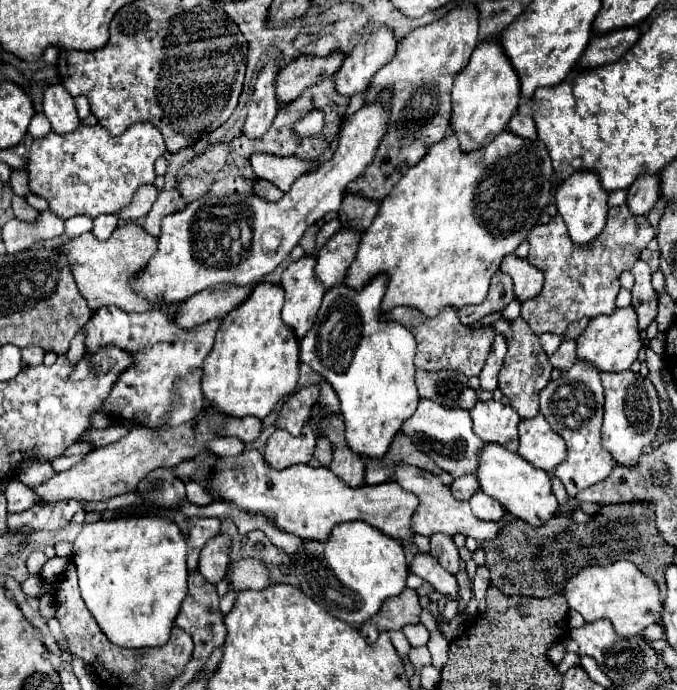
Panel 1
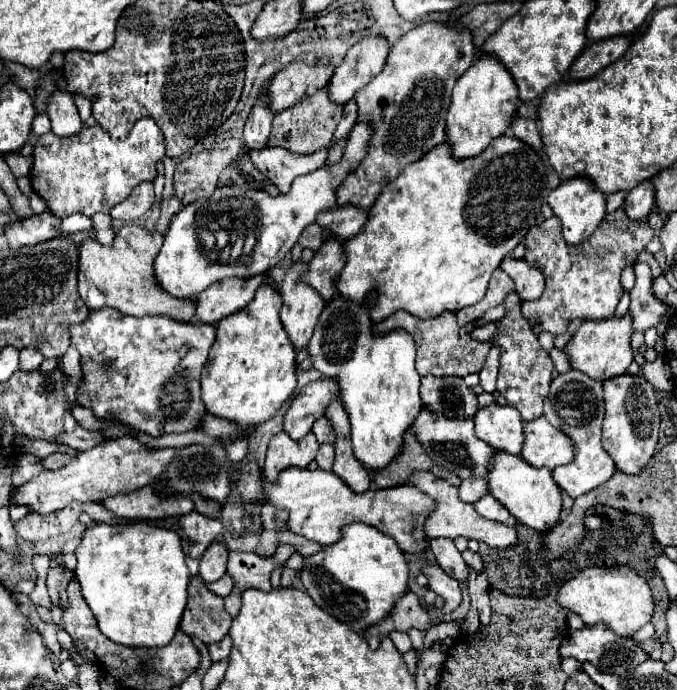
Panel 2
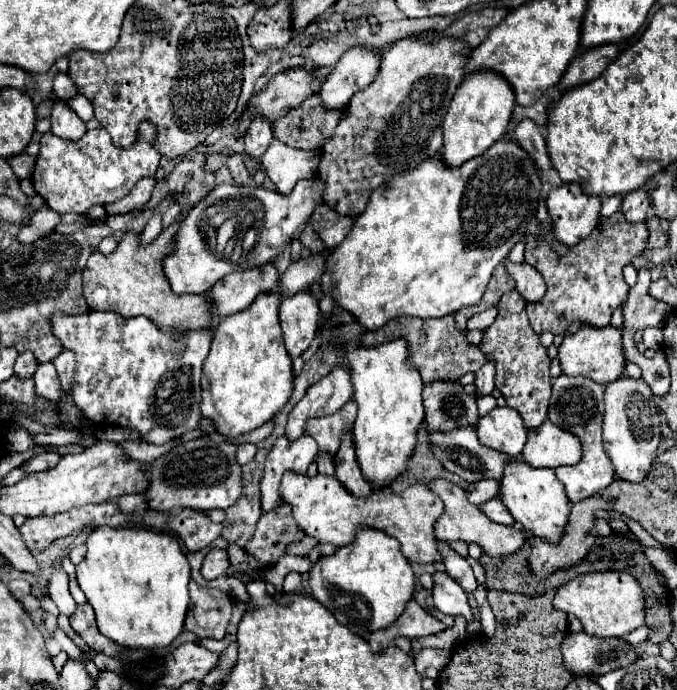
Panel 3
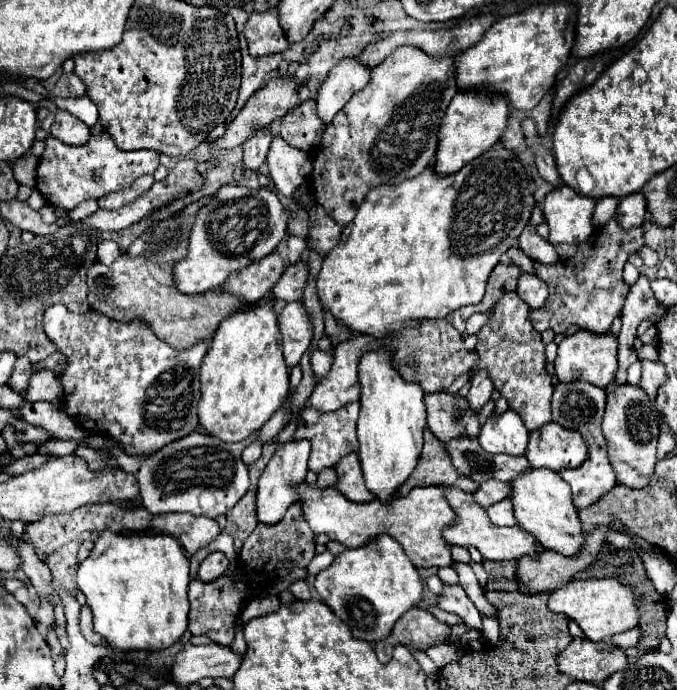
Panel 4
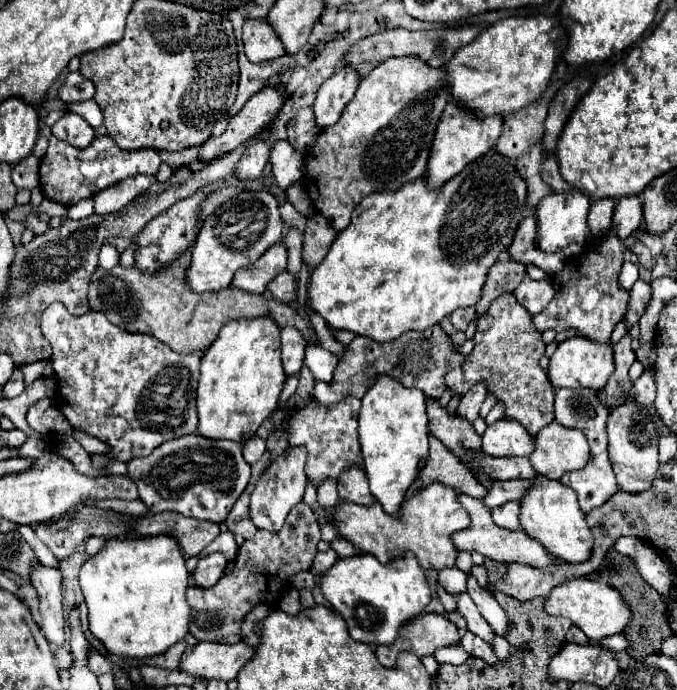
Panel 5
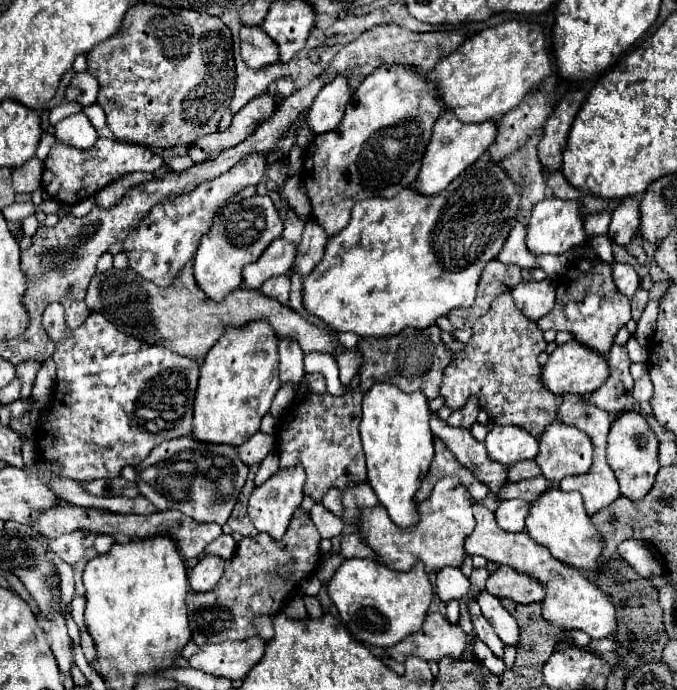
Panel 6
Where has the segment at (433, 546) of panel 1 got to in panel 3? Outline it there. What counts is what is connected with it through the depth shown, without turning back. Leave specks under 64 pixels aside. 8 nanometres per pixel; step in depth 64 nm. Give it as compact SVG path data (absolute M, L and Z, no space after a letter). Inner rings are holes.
M438 542L438 550L440 556L444 558L444 566L446 566L446 574L450 578L454 578L466 592L474 592L476 590L476 578L472 574L470 564L466 562L466 558L462 558L460 554L456 554L448 542Z

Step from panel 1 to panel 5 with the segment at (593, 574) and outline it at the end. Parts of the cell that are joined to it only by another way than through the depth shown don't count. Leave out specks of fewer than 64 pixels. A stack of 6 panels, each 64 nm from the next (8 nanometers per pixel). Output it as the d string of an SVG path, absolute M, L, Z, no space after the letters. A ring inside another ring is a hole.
M572 578L550 592L550 600L546 600L544 610L552 616L564 616L572 620L588 638L590 642L600 642L606 636L624 632L628 622L632 622L632 614L628 612L628 604L620 598L620 592L614 586L604 582L592 582L588 578Z

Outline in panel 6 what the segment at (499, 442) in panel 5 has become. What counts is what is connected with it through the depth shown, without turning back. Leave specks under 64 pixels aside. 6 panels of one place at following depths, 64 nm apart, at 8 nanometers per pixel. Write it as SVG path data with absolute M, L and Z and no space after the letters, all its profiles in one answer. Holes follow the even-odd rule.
M492 426L486 436L488 456L504 466L512 466L520 460L532 460L538 454L538 440L532 438L520 426Z

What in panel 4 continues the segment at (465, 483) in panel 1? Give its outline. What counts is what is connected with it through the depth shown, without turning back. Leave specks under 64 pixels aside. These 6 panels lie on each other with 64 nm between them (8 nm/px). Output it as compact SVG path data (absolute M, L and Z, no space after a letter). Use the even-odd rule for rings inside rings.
M488 480L488 482L482 482L482 484L478 486L478 490L476 490L476 492L472 492L472 496L474 496L476 504L480 504L480 506L488 508L488 506L492 506L494 502L500 502L500 500L508 498L508 496L510 496L510 492L508 492L508 490L510 490L508 482Z

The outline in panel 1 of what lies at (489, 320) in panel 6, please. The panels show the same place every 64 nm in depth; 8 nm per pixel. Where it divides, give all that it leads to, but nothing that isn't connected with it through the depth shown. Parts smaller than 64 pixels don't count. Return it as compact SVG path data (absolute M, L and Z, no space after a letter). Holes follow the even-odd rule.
M516 318L512 324L512 336L508 338L508 352L500 370L500 390L504 396L510 398L512 408L520 414L520 418L532 418L538 414L538 392L548 384L552 366L548 362L546 352L540 346L540 338L532 334L532 328L522 320Z

